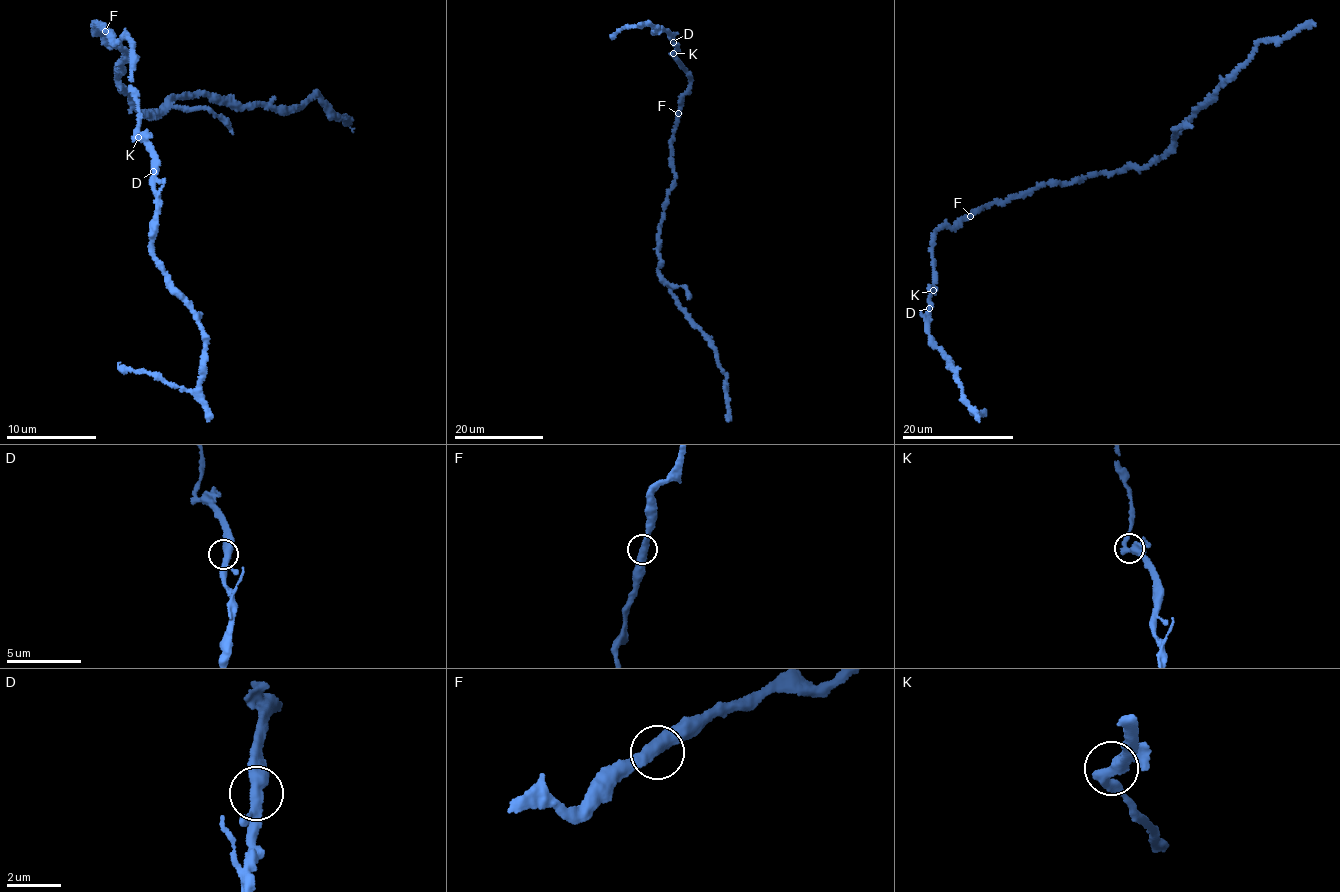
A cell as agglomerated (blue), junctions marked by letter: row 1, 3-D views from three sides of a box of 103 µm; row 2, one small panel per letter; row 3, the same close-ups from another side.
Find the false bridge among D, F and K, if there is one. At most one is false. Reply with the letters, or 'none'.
none

